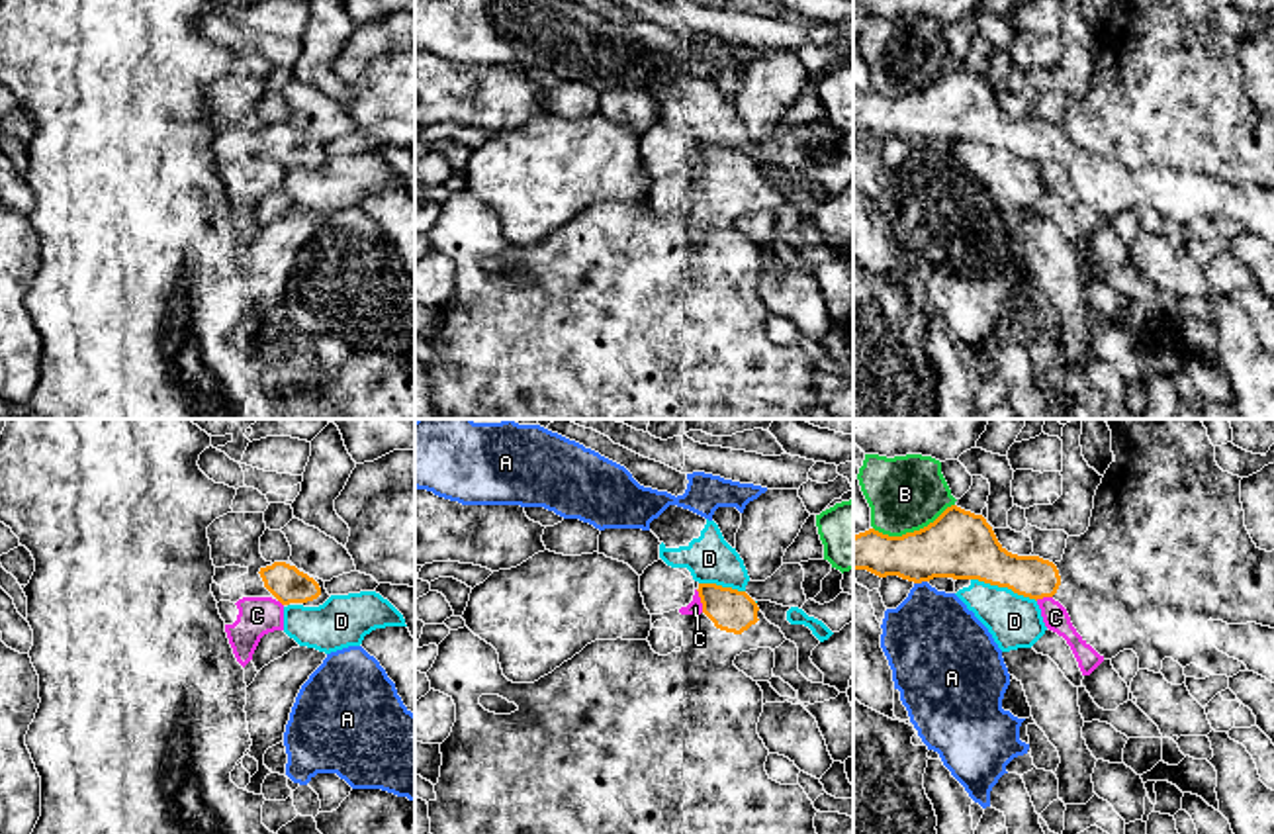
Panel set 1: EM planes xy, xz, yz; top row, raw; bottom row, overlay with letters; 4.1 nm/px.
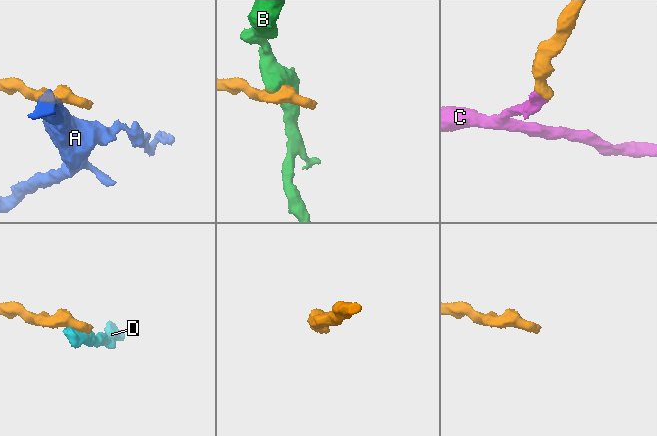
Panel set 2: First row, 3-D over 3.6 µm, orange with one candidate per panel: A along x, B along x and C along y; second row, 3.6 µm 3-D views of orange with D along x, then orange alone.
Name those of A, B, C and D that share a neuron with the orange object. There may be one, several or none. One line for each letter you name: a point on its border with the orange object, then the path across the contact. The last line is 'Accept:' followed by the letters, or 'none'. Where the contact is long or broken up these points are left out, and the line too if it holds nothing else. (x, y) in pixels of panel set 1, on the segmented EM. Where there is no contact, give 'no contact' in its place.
C: xz (701, 602)
Accept: C

